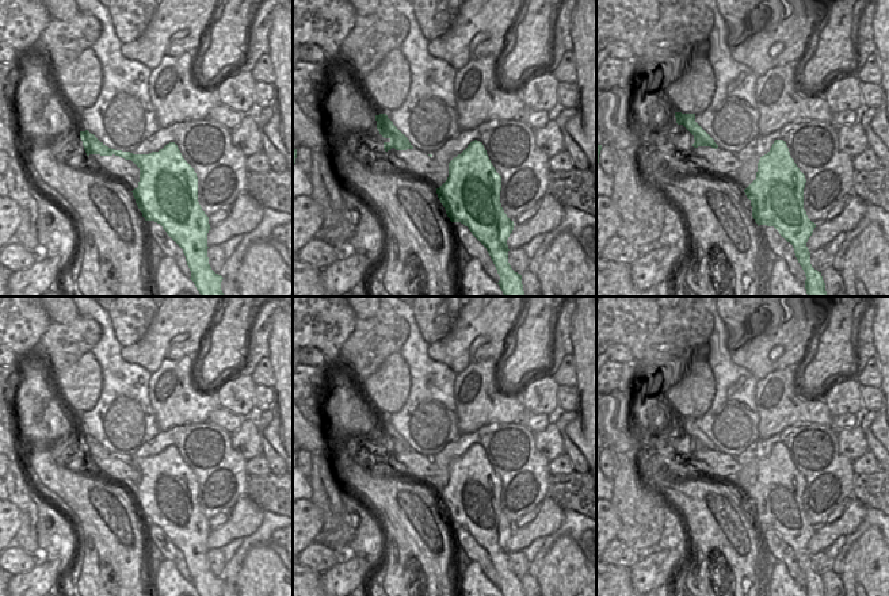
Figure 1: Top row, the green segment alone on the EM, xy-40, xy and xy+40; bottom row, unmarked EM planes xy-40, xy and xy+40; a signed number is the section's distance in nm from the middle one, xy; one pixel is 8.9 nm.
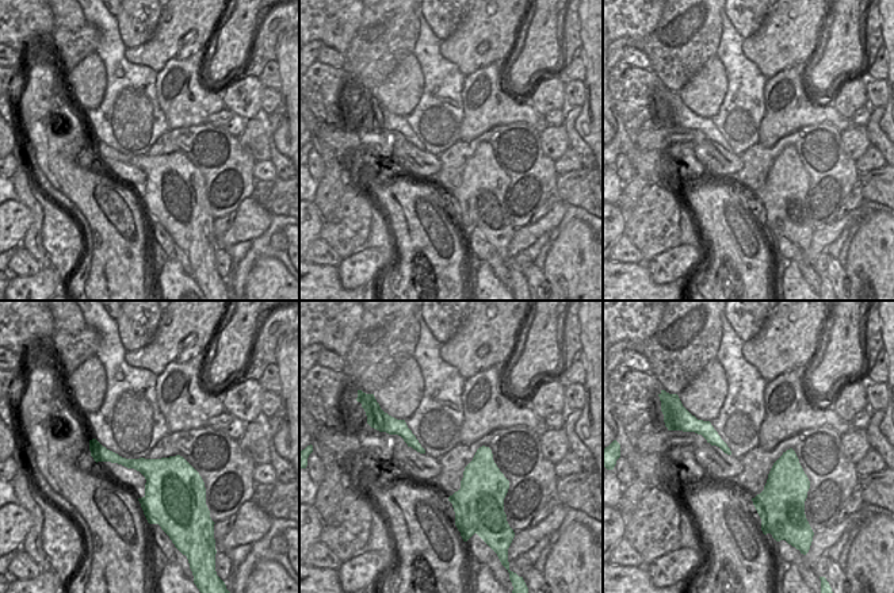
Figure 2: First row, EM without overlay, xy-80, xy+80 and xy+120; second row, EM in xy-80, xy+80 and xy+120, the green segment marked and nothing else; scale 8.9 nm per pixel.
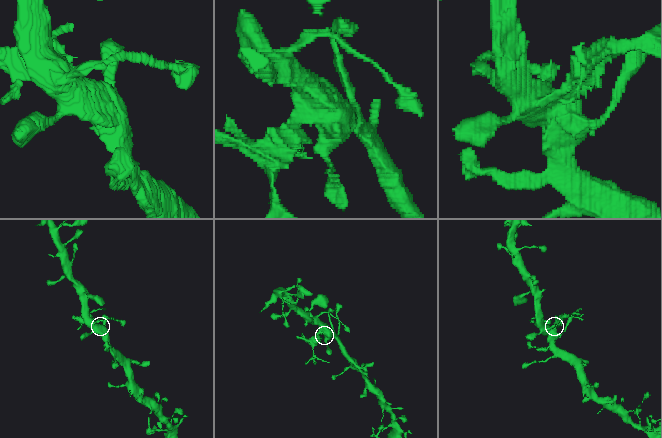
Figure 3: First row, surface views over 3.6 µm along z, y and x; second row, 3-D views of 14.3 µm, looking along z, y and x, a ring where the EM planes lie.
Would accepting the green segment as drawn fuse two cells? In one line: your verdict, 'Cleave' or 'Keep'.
Cleave

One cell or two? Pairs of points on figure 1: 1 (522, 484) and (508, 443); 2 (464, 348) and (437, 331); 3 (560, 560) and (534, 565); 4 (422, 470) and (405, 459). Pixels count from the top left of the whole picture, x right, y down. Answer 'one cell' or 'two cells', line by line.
1: one cell
2: two cells
3: two cells
4: one cell

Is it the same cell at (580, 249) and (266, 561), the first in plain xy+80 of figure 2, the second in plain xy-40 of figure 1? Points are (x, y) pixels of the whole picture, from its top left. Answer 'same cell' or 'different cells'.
same cell

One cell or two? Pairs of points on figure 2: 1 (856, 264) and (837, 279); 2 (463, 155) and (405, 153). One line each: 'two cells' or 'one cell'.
1: two cells
2: two cells

